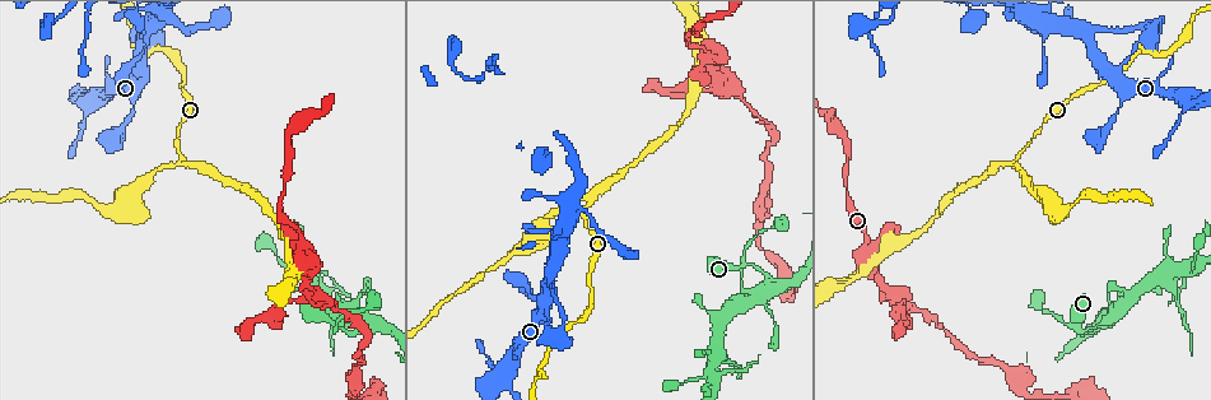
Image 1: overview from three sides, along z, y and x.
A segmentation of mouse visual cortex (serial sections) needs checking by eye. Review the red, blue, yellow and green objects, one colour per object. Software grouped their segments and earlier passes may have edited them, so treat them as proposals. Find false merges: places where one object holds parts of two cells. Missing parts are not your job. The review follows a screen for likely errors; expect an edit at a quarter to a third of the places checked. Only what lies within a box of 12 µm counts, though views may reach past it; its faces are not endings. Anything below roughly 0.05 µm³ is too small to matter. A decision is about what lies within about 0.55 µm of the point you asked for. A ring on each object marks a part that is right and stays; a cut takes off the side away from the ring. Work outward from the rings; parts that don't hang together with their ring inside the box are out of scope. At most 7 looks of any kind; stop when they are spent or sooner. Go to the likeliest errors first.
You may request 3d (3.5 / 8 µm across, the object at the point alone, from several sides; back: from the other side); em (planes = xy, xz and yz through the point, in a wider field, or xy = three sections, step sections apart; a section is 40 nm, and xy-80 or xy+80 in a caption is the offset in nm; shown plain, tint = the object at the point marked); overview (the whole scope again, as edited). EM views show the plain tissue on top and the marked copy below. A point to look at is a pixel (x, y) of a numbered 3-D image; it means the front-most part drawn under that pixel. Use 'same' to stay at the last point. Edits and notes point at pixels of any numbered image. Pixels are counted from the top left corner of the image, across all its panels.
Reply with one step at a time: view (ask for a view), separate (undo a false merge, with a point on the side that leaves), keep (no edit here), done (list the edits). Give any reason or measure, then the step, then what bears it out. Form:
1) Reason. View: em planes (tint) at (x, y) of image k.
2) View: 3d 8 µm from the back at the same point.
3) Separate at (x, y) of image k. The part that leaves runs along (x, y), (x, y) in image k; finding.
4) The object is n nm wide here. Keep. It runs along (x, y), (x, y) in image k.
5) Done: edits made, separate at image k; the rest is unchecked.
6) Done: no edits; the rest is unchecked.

View: 3d 3.5 µm at (753, 267) of image 1.

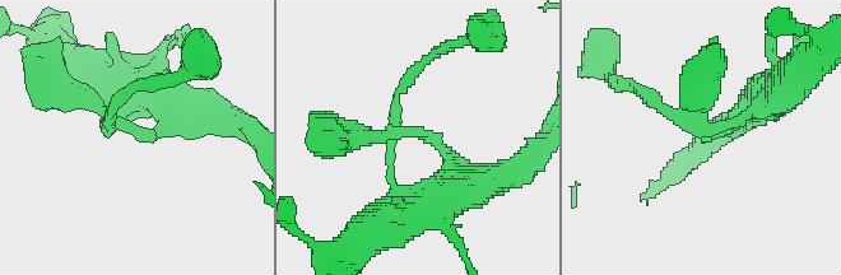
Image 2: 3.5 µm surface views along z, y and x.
4 arms meet here; the arms are 100, 150, 250, 300 nm wide; shape alone is not enough. View: em planes (tint) at (139, 134) of image 2.

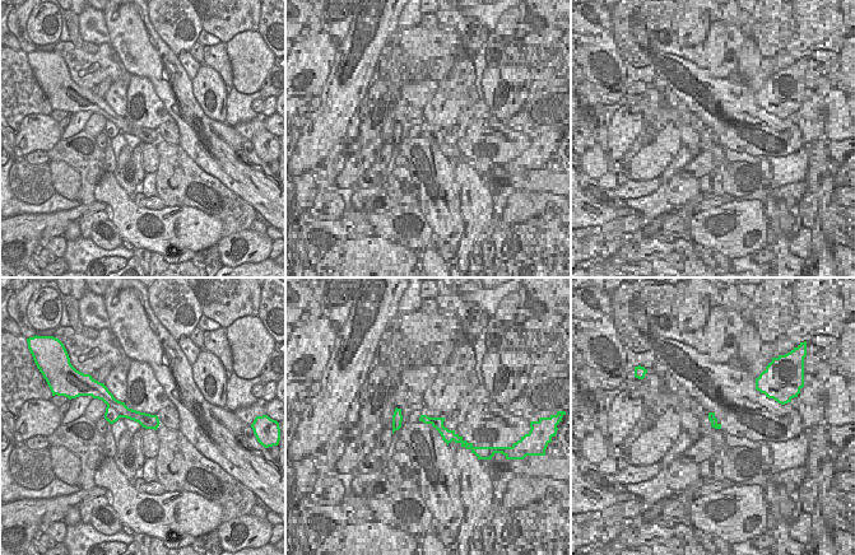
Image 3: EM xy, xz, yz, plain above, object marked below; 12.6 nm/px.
Keep. It runs along (353, 135), (419, 131), (470, 187) in image 2; one cell here.

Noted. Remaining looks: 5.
A fork. View: 3d 3.5 µm at (589, 206) of image 1.

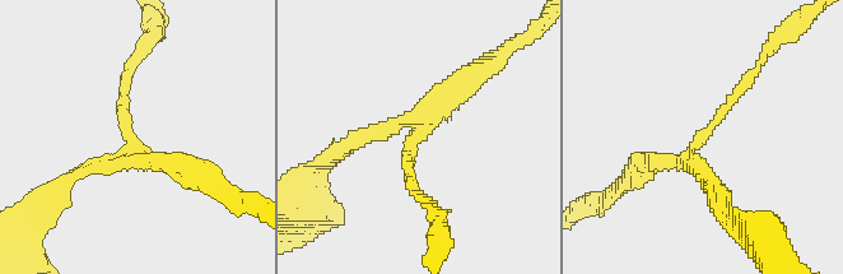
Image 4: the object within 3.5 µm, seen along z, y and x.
3 arms meet here; the arms are 150, 200, 250 nm wide; now the EM. View: em xy step 5 (tint) at (135, 145) of image 4.

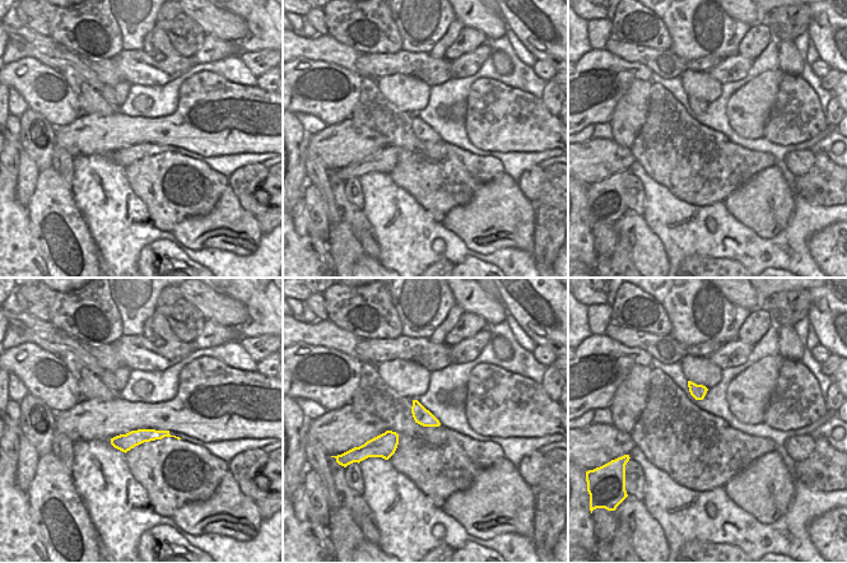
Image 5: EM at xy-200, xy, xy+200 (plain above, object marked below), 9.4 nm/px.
Keep. It runs along (127, 77), (131, 151), (68, 179) in image 4; one cell here.

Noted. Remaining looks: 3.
Small branch off a trunk. View: 3d 3.5 µm at (1173, 285) of image 1.

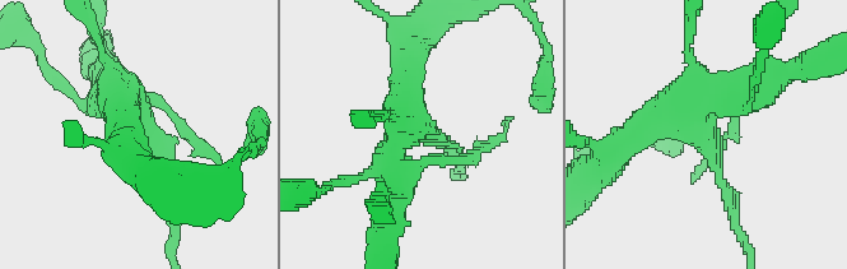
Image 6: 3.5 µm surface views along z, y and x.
Shape alone is not enough. View: em xy step 5 (tint) at (704, 125) of image 6.

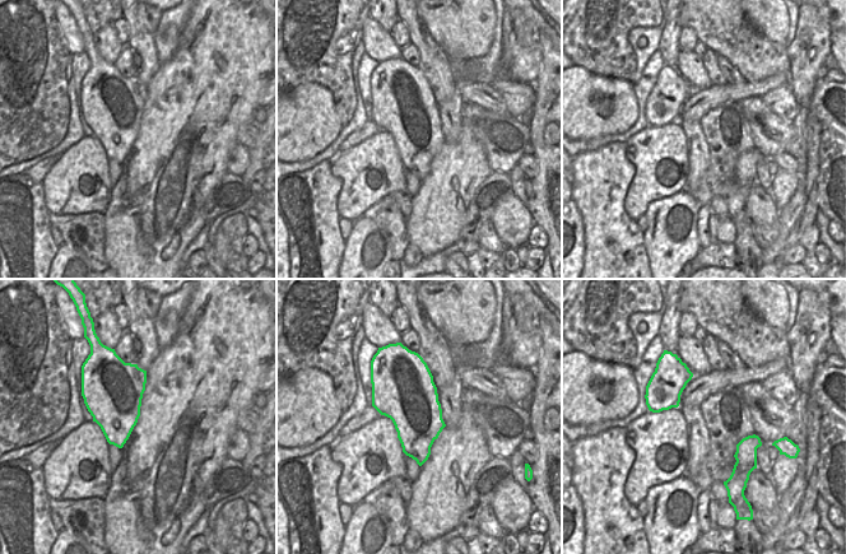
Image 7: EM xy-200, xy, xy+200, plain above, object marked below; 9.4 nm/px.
Another direction. View: em xy step 1 (tint) at the same point.

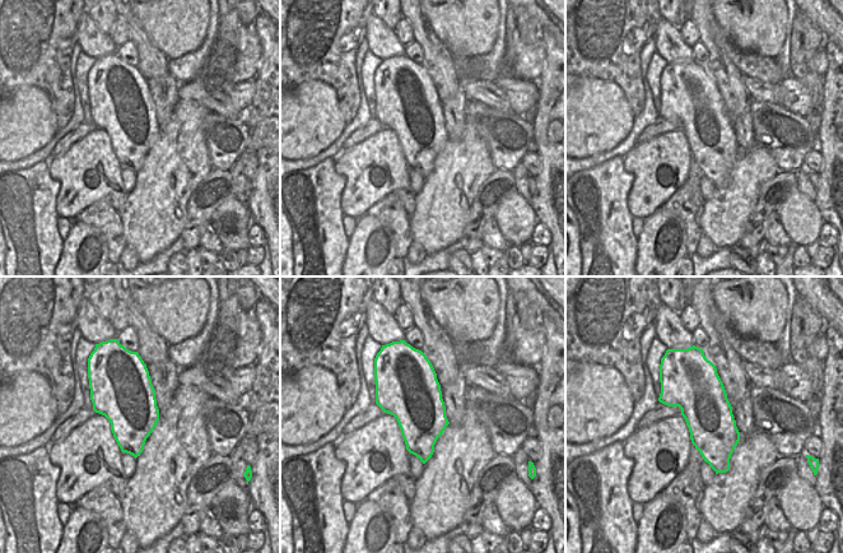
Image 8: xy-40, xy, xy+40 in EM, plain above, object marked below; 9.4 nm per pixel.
Separate at (731, 210) of image 6. A second cell is stuck on.

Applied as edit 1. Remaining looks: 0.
Done: edits made, separate at image 6; the rest is unchecked.

